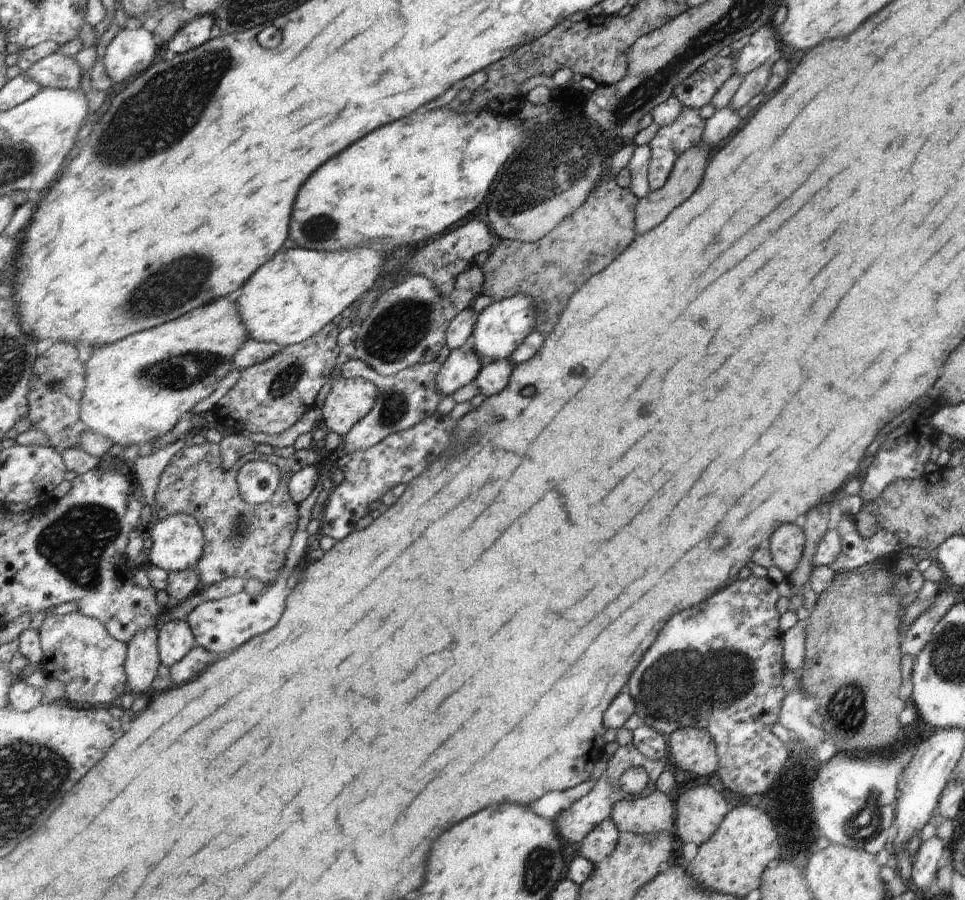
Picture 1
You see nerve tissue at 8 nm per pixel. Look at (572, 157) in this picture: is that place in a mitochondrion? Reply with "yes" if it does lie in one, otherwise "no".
yes

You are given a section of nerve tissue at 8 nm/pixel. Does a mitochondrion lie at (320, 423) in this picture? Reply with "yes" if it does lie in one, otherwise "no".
no

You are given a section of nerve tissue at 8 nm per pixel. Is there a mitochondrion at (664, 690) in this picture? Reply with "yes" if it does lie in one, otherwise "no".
yes

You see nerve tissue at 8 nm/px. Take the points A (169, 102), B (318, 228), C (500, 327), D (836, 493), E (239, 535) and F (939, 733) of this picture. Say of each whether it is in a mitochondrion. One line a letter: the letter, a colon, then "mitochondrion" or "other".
A: mitochondrion
B: mitochondrion
C: other
D: other
E: mitochondrion
F: other

